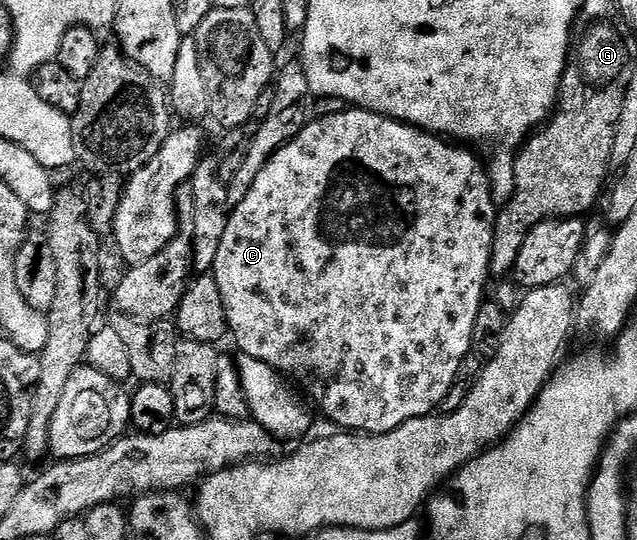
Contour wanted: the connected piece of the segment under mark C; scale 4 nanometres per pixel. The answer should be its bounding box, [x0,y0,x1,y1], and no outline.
[210,107,497,436]

